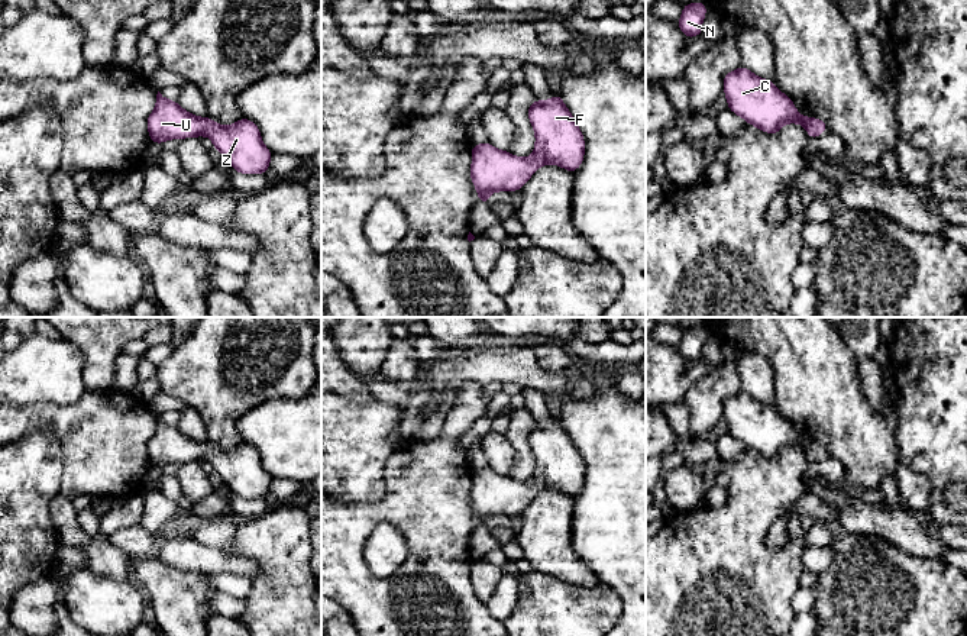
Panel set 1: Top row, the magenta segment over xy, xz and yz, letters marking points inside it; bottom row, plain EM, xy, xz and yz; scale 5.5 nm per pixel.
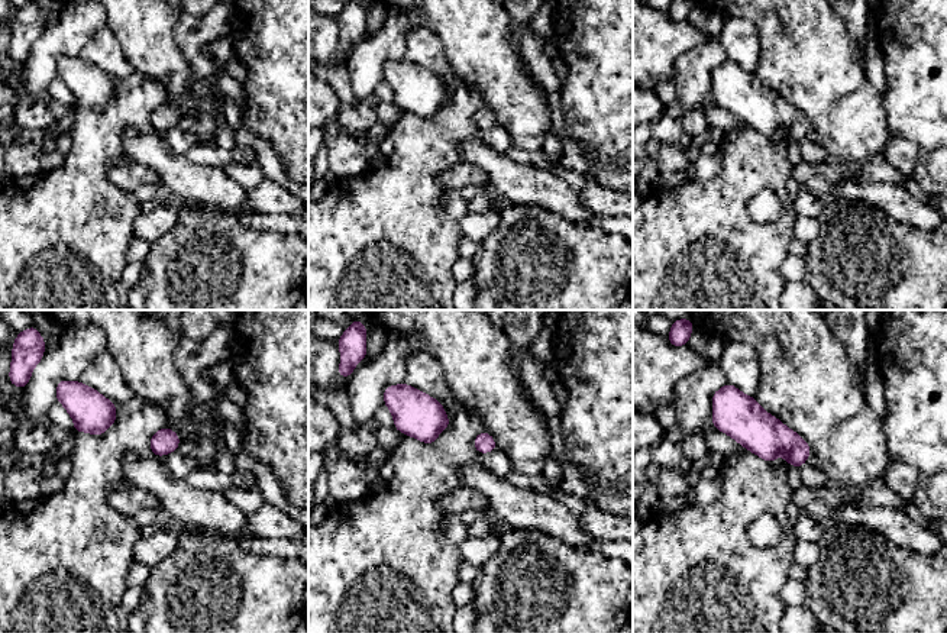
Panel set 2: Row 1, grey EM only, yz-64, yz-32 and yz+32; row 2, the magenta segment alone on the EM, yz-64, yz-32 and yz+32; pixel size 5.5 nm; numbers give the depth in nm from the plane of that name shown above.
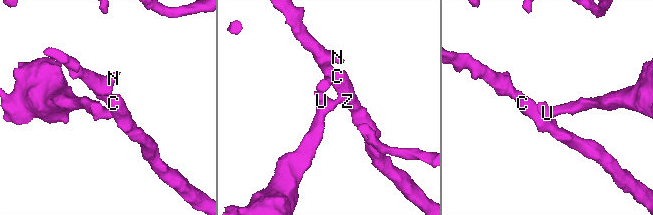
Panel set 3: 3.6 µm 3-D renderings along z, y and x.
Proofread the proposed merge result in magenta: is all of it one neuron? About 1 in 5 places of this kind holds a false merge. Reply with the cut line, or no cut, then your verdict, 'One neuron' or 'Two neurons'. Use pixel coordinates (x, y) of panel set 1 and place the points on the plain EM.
No split. One neuron

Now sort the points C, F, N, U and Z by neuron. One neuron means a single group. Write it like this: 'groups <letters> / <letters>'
groups C F N U Z

